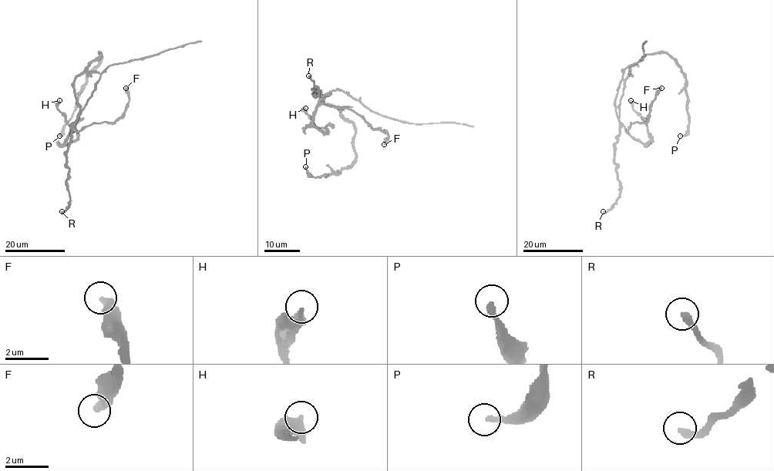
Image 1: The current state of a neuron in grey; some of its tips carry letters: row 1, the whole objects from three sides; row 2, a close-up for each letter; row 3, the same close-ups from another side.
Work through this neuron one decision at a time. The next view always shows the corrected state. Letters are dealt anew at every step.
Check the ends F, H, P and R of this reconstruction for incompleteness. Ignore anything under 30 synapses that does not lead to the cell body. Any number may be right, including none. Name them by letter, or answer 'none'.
none

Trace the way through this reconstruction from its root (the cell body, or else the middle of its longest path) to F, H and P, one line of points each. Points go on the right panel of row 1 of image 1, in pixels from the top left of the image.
F: (622, 96), (619, 121), (627, 131), (631, 123), (647, 121), (651, 104), (661, 88)
H: (622, 96), (619, 121), (631, 136), (646, 145), (651, 139), (651, 135), (644, 119), (633, 109), (630, 100)
P: (622, 96), (624, 81), (630, 68), (647, 55), (666, 52), (686, 77), (689, 128), (680, 136)

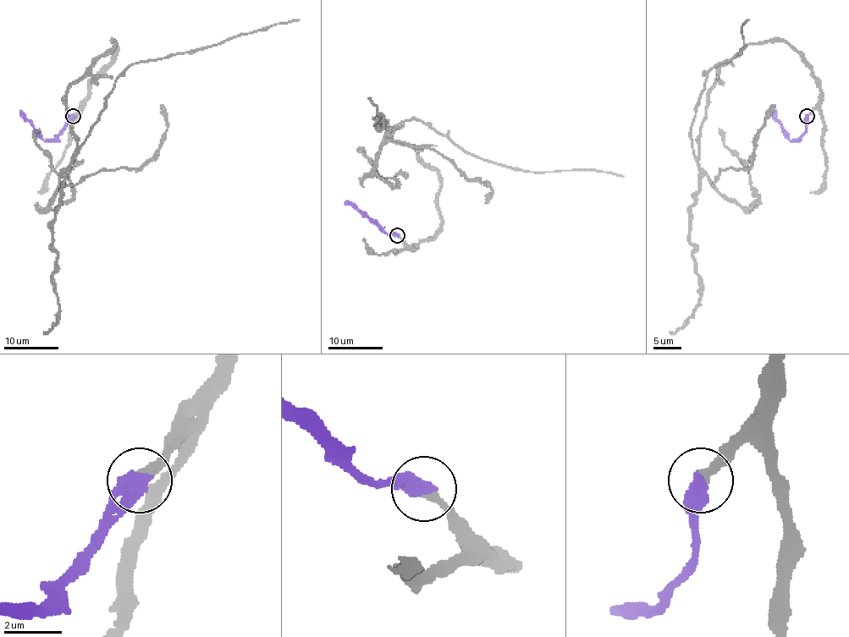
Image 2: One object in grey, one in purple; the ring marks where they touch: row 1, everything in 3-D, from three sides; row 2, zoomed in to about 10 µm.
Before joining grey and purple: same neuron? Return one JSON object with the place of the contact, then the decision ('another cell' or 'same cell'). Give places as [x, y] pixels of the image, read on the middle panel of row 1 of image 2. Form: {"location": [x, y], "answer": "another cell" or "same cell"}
{"location": [397, 235], "answer": "same cell"}

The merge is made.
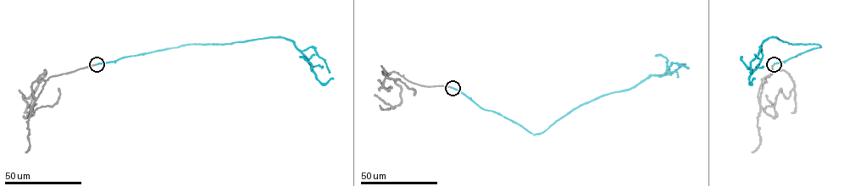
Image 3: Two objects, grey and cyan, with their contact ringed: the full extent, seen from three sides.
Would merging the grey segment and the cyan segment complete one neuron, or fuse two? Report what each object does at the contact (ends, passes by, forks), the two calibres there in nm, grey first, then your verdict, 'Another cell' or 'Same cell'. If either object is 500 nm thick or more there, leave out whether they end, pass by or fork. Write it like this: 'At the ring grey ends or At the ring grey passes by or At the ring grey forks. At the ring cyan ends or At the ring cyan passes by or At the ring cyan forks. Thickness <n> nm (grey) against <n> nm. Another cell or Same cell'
At the ring grey ends. At the ring cyan ends. Thickness 220 nm (grey) against 240 nm. Same cell

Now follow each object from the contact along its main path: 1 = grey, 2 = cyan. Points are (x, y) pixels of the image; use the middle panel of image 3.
1: (452, 88), (413, 83), (391, 72), (387, 76), (401, 88), (401, 102), (386, 109), (382, 109), (380, 105)
2: (452, 88), (533, 134), (584, 104), (630, 90), (650, 75), (662, 76), (672, 63), (688, 68)

